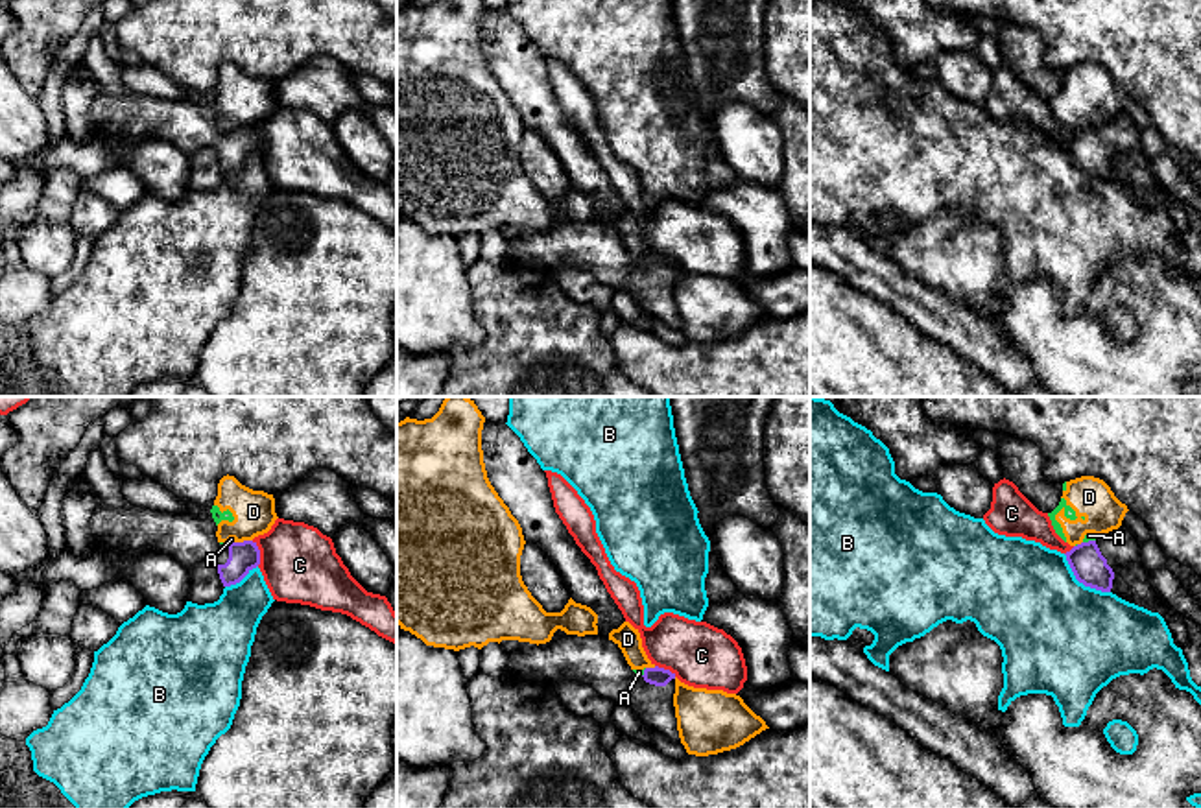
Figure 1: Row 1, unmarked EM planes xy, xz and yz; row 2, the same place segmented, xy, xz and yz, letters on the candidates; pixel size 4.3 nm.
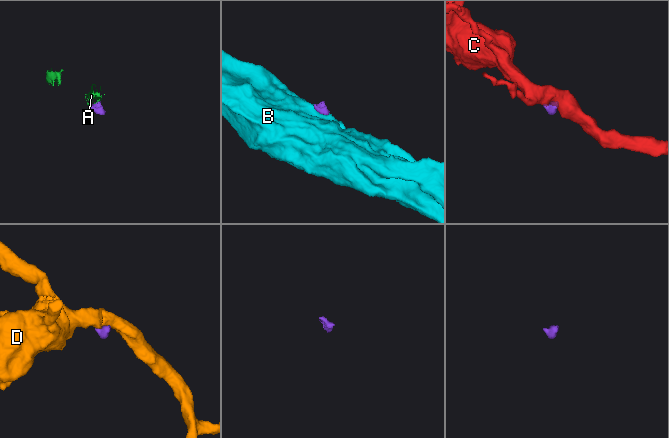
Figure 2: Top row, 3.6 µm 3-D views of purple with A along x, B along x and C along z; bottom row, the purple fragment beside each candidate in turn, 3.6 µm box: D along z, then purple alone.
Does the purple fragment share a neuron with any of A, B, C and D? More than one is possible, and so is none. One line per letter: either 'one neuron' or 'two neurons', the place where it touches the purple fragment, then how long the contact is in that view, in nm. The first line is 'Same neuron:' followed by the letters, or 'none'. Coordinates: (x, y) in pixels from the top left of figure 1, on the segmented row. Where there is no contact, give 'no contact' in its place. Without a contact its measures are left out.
Same neuron: none
A: two neurons | yz (1089, 541) | 60 nm
B: two neurons | yz (1082, 582) | 260 nm
C: two neurons | xy (259, 554) | 120 nm
D: two neurons | xy (244, 541) | 80 nm

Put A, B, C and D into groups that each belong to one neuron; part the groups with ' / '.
A D / B / C

